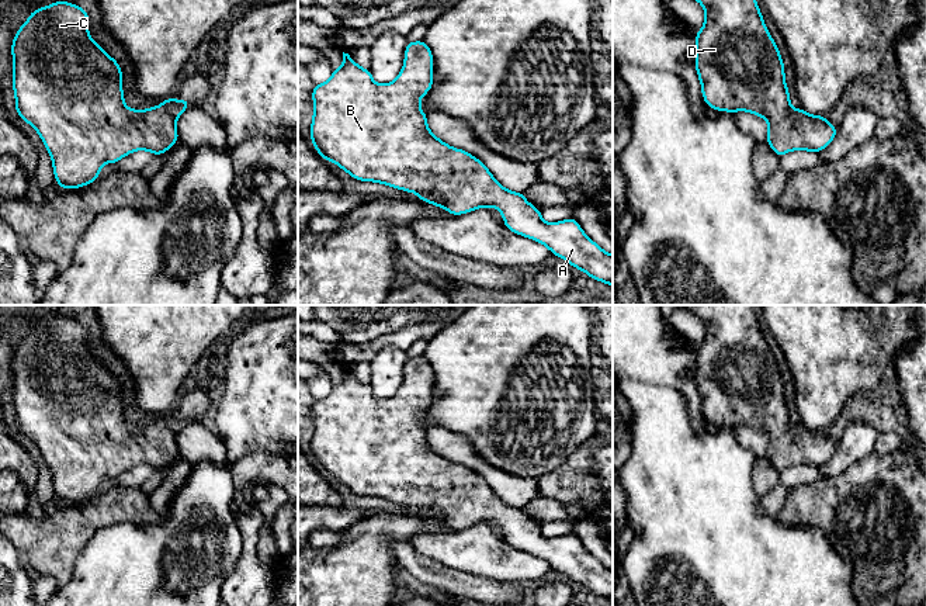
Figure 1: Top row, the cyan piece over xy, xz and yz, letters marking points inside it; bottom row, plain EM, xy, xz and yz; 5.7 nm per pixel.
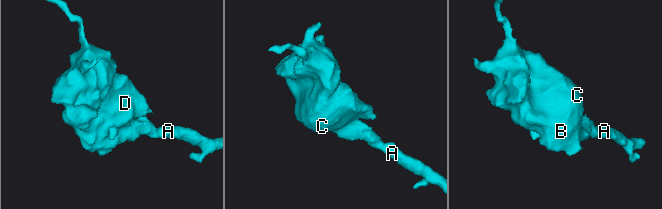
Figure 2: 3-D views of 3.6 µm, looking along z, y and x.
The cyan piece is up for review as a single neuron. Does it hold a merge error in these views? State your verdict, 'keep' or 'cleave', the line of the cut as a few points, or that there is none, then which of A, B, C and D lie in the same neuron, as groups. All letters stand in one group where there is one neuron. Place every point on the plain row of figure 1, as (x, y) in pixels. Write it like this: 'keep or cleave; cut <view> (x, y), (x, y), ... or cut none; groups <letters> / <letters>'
keep; cut none; groups A B C D

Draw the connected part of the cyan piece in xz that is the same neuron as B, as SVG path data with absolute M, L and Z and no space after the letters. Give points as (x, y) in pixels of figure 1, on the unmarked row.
M424 356L407 357L405 377L398 392L388 399L377 399L370 384L358 381L348 368L343 367L341 381L332 387L332 392L322 399L315 399L312 406L313 433L311 456L319 470L336 478L351 492L360 496L382 498L392 503L416 508L422 516L447 524L451 530L492 522L502 527L504 541L513 548L534 554L545 560L552 569L565 574L572 582L585 586L589 592L613 602L613 569L604 567L580 543L575 533L548 539L541 526L531 520L523 510L504 503L492 491L489 484L475 471L462 464L455 464L440 456L427 441L427 430L419 416L433 402L433 368Z

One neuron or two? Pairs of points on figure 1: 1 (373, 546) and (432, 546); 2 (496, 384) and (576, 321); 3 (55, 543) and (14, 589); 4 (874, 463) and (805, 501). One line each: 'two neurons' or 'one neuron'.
1: two neurons
2: one neuron
3: two neurons
4: one neuron

